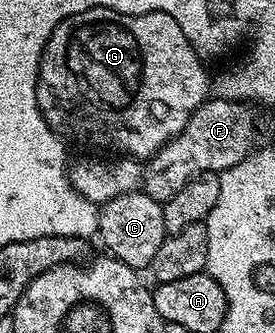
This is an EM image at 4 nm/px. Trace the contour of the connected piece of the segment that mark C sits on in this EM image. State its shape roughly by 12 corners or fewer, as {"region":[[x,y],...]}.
{"region":[[136,191],[104,201],[98,240],[146,270],[168,236],[163,206]]}

